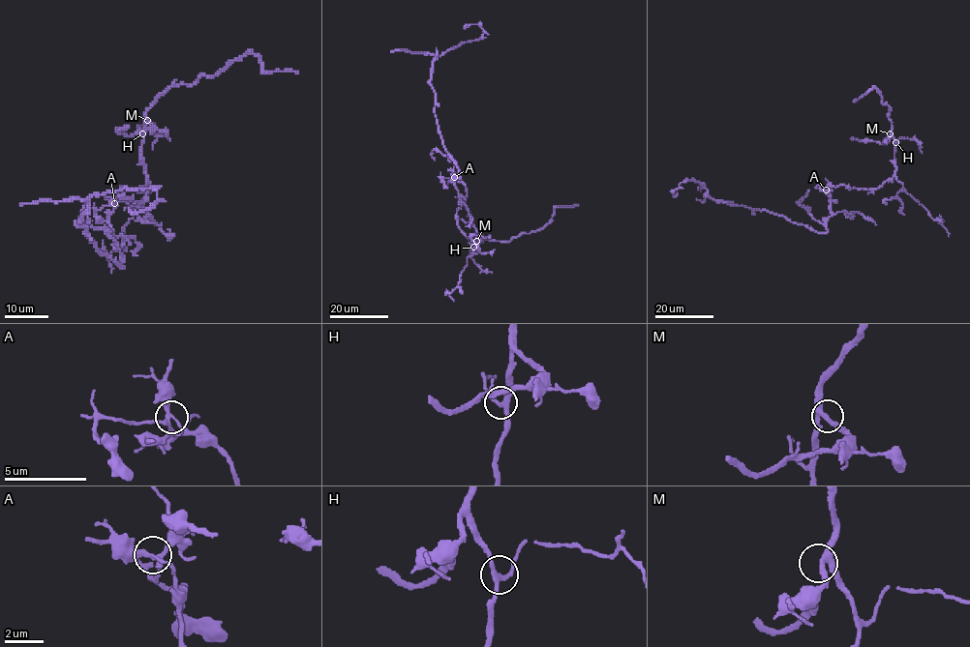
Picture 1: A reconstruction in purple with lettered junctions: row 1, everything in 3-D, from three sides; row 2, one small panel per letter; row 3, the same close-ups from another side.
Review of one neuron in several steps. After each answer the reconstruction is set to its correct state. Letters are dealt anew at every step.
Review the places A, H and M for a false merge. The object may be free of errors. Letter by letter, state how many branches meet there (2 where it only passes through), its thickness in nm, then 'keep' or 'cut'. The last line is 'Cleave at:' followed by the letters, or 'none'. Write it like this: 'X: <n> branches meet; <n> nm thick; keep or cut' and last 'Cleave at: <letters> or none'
A: 4 branches meet; 240 nm thick; cut
H: 3 branches meet; 240 nm thick; keep
M: 3 branches meet; 280 nm thick; keep
Cleave at: A

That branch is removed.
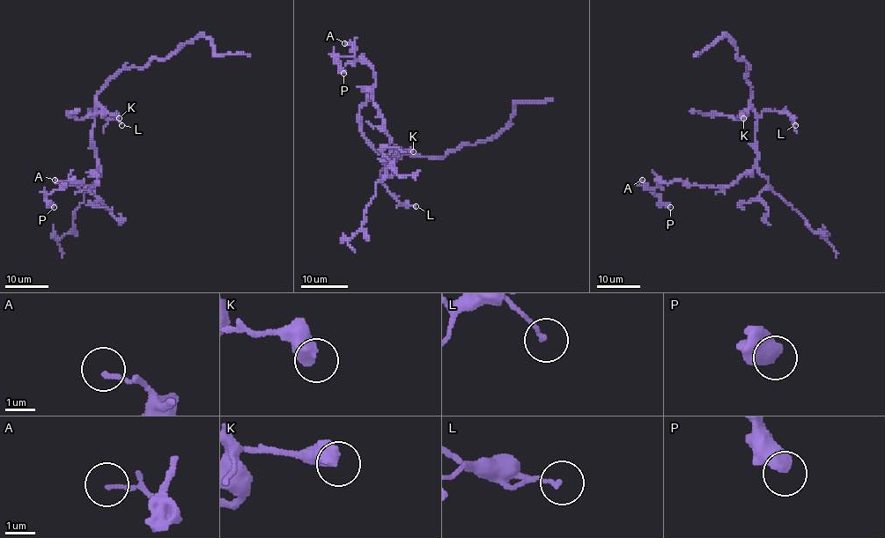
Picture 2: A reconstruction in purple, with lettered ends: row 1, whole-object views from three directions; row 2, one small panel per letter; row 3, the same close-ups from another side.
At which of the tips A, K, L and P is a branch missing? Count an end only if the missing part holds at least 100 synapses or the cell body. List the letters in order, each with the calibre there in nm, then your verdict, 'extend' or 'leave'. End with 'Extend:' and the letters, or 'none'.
A: 120 nm thick; leave
K: 480 nm thick; leave
L: 120 nm thick; leave
P: 550 nm thick; leave
Extend: none

